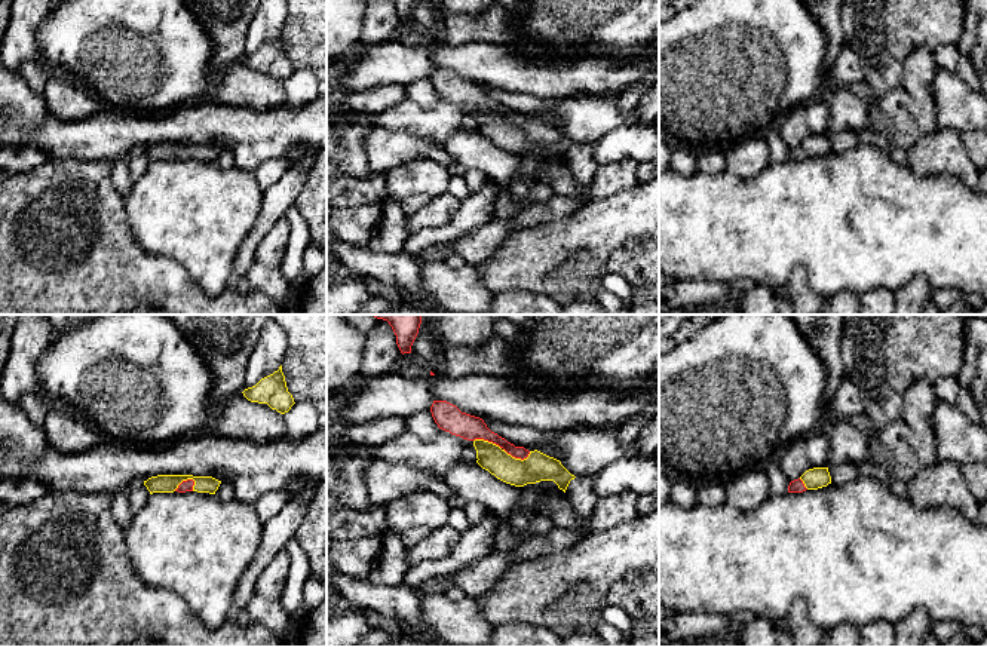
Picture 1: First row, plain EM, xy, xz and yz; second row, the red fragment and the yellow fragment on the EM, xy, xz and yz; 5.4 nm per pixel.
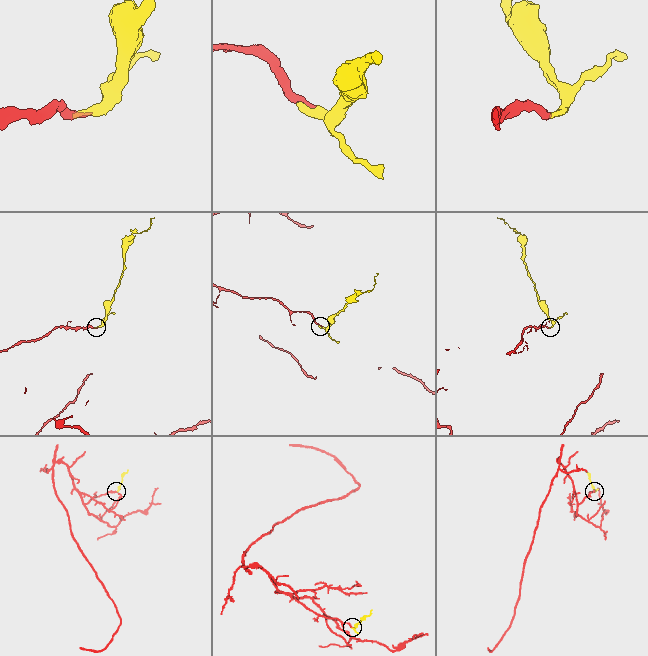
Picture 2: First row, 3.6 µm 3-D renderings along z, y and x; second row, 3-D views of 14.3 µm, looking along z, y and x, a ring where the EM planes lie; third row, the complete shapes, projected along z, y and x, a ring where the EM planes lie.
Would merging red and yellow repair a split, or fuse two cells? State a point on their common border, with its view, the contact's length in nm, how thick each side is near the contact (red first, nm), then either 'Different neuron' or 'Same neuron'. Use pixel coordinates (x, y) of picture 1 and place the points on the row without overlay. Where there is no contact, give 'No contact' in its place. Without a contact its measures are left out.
Touches red at xy (184, 149). Shared border 130 nm. Thickness 60 nm (red) against 100 nm. Same neuron

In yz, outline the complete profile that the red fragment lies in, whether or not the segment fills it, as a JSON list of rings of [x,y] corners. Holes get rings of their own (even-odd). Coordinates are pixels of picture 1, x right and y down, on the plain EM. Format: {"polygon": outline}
{"polygon": [[[813,135],[806,138],[799,147],[788,153],[788,160],[803,160],[806,157],[818,157],[831,151],[828,135]]]}

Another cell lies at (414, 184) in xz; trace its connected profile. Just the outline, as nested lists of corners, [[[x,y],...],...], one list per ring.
[[[427,159],[408,162],[386,172],[386,197],[410,215],[447,191],[453,174],[453,169]]]

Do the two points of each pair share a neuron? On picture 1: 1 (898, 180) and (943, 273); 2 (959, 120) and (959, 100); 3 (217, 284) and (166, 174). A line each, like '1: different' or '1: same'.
1: same
2: same
3: same

